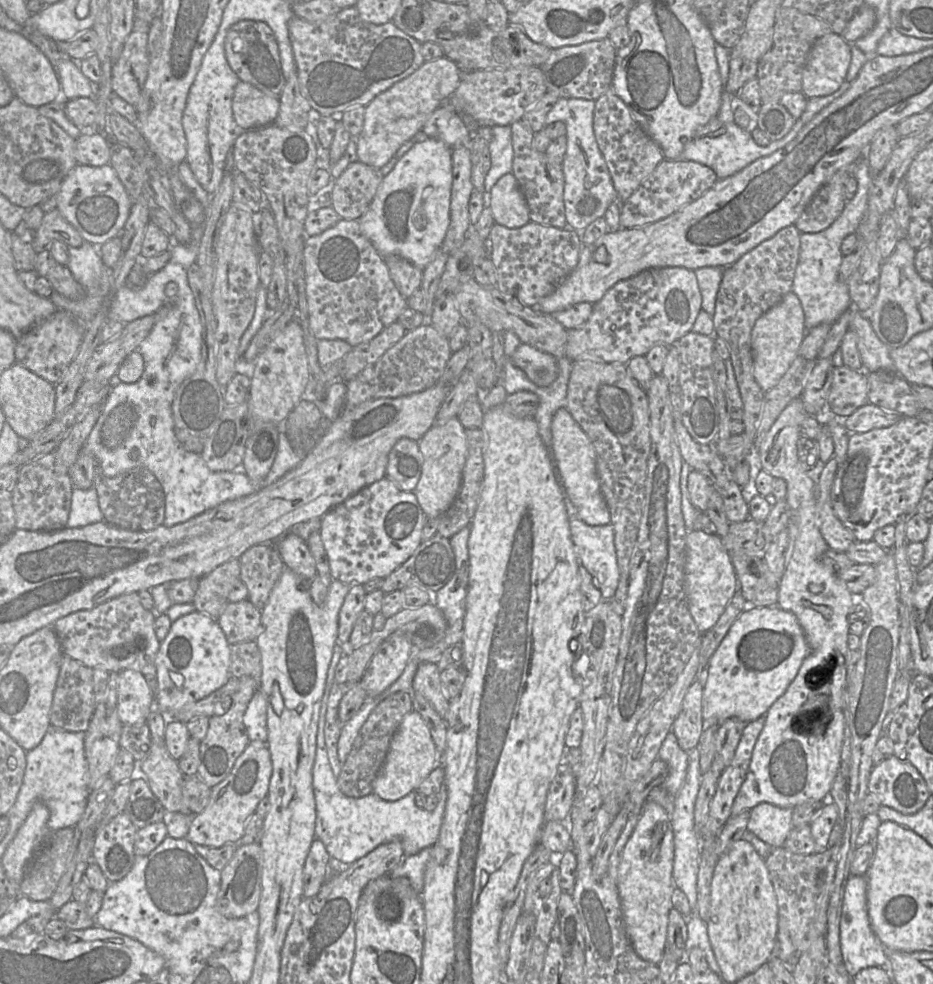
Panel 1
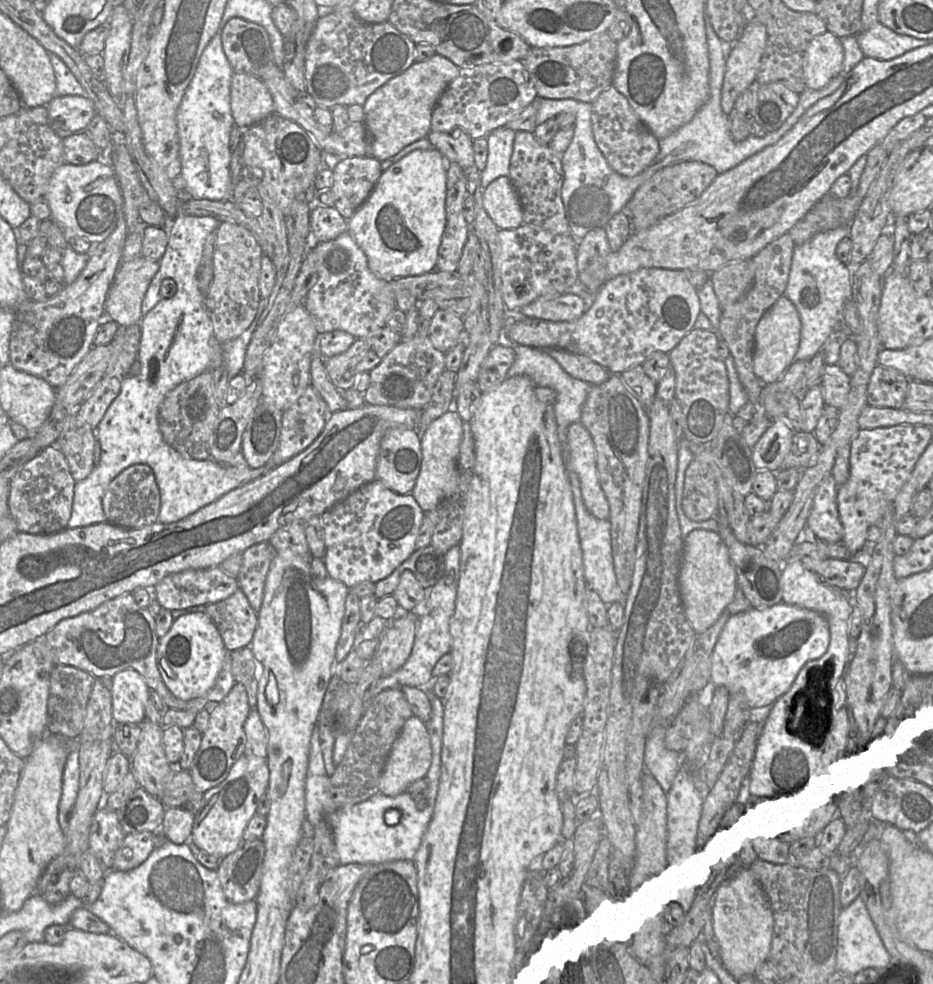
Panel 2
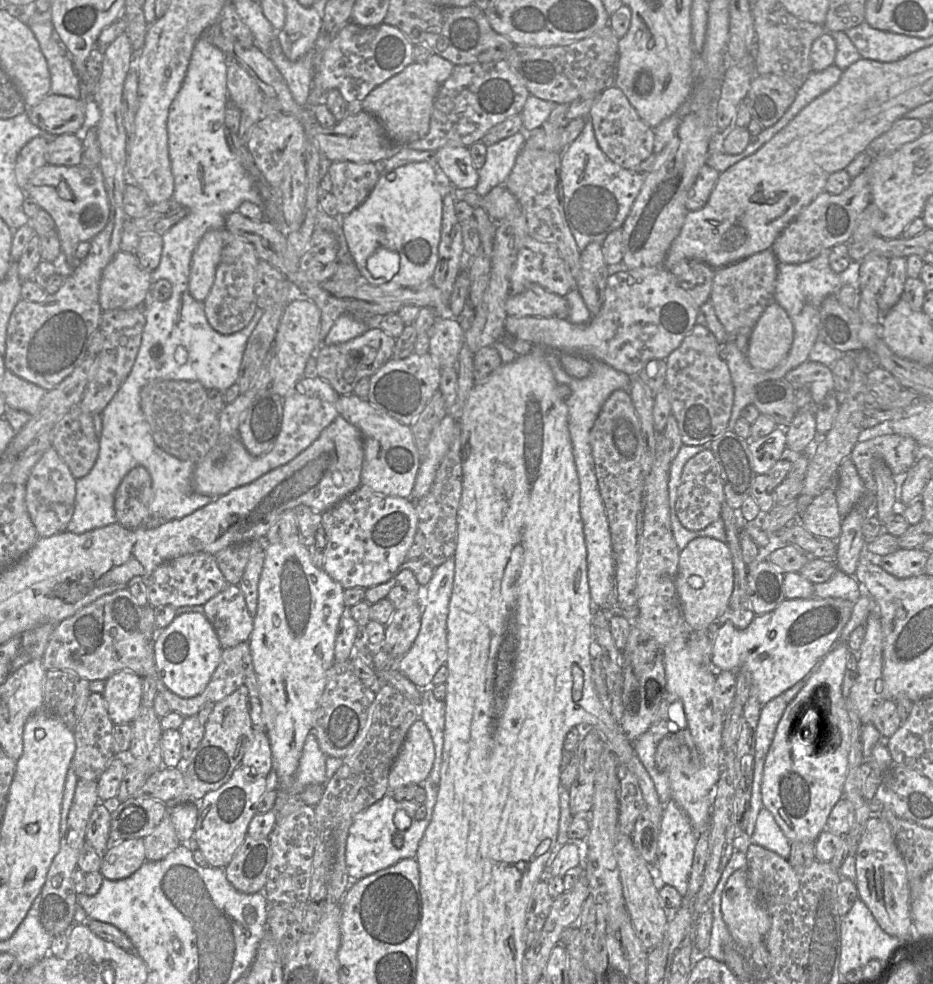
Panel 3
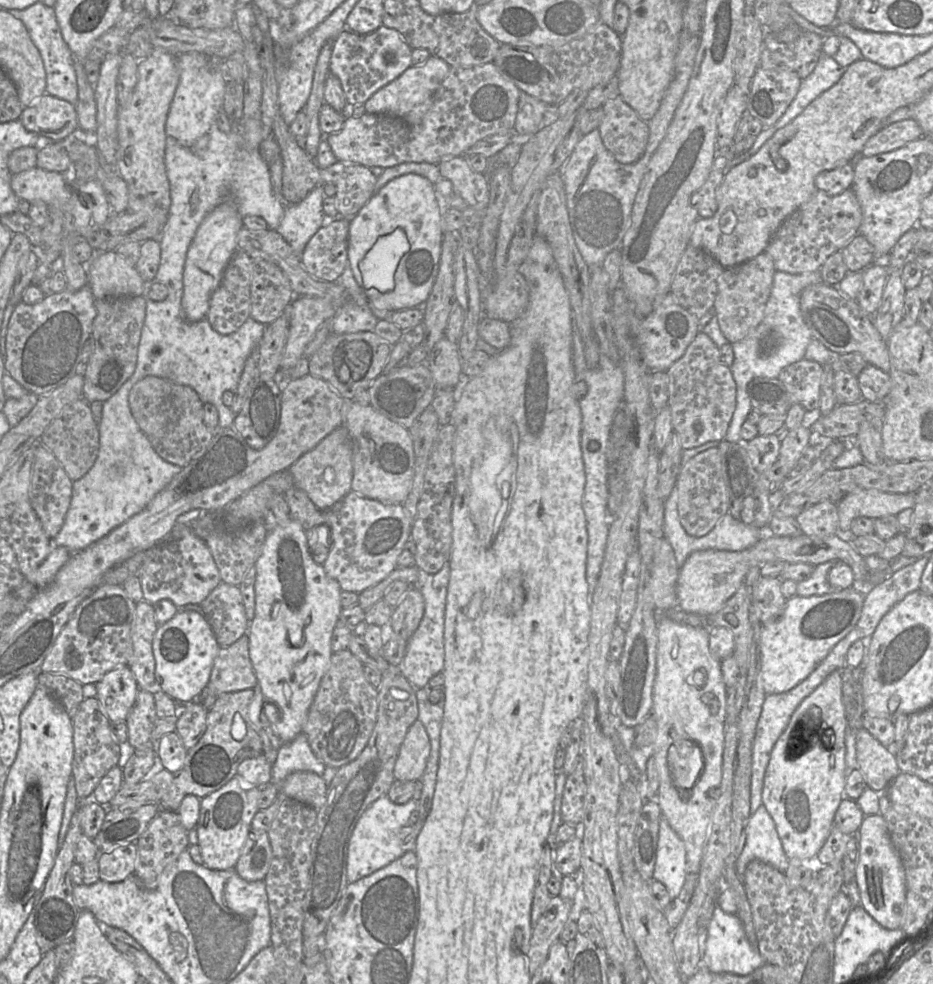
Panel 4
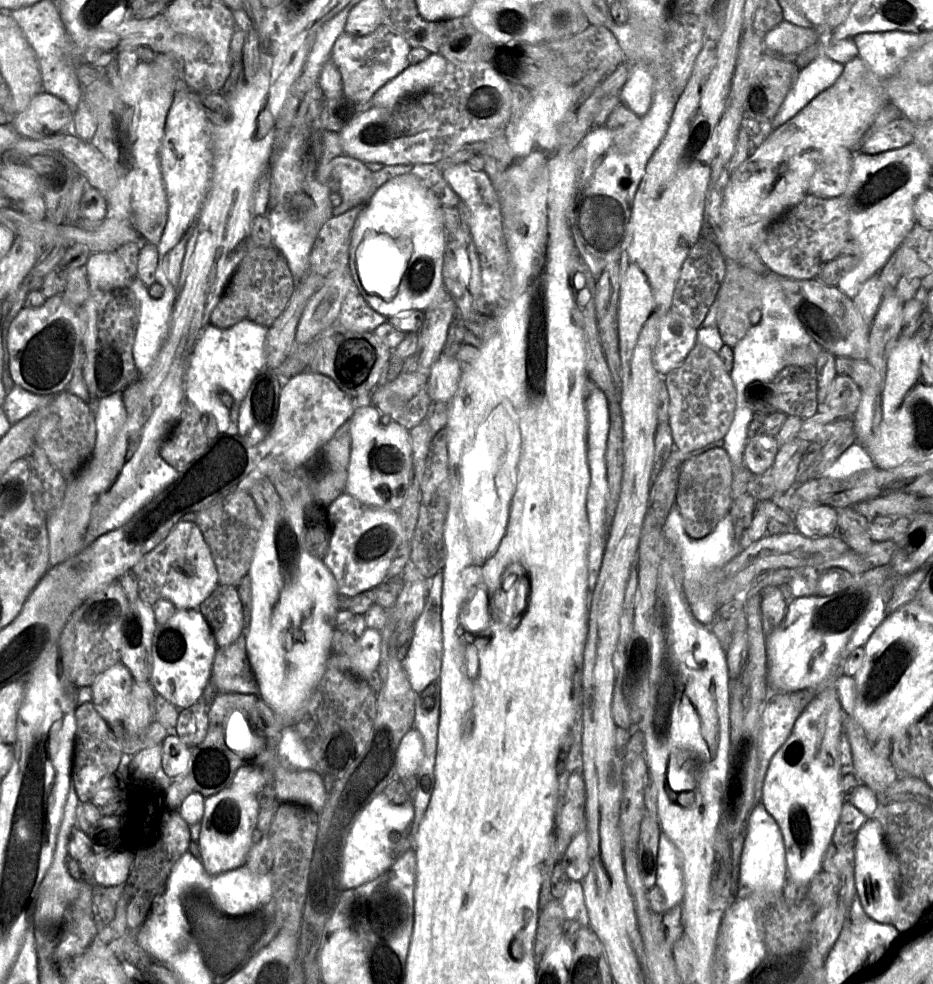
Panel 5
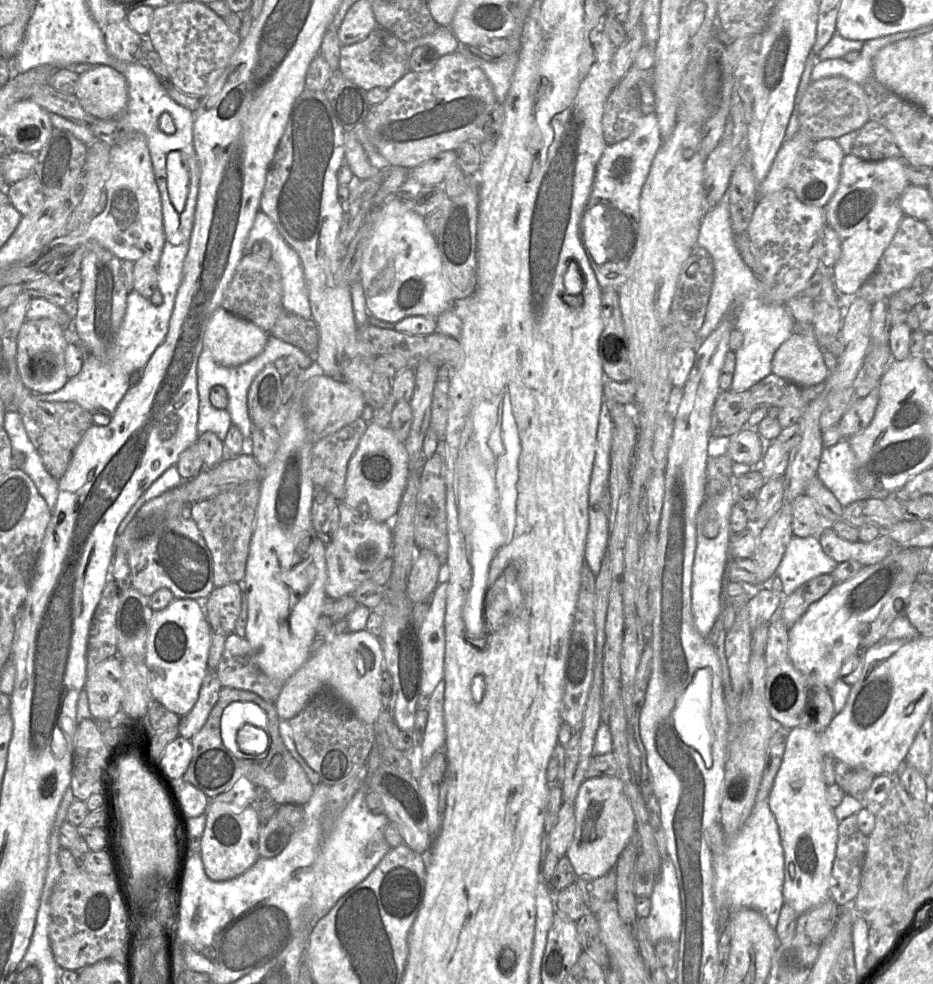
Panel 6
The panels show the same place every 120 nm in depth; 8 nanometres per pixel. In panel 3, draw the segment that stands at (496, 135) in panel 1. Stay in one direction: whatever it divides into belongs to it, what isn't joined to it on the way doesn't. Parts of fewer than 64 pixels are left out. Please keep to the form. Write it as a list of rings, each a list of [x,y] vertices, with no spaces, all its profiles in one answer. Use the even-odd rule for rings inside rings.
[[[525,130],[487,147],[486,161],[478,170],[478,183],[475,191],[484,196],[494,187],[505,185],[516,159],[526,141]]]

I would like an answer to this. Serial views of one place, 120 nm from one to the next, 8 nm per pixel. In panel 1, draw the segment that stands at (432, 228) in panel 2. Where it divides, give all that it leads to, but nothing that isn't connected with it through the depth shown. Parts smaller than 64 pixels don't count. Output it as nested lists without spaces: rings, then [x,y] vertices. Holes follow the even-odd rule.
[[[428,137],[425,141],[415,143],[396,163],[392,171],[383,177],[381,184],[379,185],[376,194],[367,209],[367,211],[358,220],[362,233],[373,244],[375,249],[381,255],[398,255],[412,264],[416,265],[420,269],[423,269],[432,261],[438,250],[441,249],[441,245],[445,238],[446,232],[450,223],[450,200],[452,189],[452,148],[449,147],[442,140],[437,138]]]

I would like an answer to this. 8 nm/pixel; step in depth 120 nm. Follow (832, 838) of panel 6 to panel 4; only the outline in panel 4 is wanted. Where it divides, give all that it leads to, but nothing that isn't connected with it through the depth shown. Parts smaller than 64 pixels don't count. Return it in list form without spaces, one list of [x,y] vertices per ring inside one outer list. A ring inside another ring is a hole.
[[[833,671],[791,716],[791,724],[778,738],[764,776],[762,802],[773,819],[788,859],[813,861],[834,827],[836,810],[845,797],[845,733],[848,725],[842,697],[842,671]]]

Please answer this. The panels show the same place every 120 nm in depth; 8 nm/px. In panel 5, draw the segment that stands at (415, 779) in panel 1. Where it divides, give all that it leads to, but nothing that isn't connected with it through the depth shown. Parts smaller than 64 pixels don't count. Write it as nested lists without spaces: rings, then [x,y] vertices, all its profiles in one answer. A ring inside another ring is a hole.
[[[413,727],[402,738],[397,754],[396,779],[416,776],[424,757],[424,744],[419,731]]]

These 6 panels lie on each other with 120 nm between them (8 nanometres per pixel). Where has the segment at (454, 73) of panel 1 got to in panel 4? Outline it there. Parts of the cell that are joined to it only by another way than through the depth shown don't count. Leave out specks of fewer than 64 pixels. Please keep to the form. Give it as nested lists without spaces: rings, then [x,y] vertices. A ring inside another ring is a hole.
[[[432,56],[421,65],[412,65],[400,76],[376,91],[365,103],[365,113],[396,116],[407,124],[419,125],[430,109],[434,94],[450,70],[443,59]]]

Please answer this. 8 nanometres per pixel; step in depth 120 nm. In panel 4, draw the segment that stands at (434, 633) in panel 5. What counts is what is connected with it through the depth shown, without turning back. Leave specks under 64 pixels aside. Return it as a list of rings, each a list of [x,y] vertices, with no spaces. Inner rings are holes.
[[[444,564],[443,567],[433,575],[430,587],[422,587],[420,590],[425,601],[424,614],[419,626],[408,640],[405,656],[398,666],[410,684],[416,689],[427,687],[429,680],[443,671],[444,668],[444,621],[449,577],[449,565]]]

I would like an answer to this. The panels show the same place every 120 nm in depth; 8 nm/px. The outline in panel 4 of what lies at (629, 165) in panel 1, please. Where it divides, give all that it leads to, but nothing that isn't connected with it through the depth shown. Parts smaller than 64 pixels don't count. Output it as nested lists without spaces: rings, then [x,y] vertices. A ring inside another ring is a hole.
[[[618,94],[602,105],[603,119],[598,127],[606,149],[622,164],[632,164],[644,154],[648,139],[649,126],[637,112]]]

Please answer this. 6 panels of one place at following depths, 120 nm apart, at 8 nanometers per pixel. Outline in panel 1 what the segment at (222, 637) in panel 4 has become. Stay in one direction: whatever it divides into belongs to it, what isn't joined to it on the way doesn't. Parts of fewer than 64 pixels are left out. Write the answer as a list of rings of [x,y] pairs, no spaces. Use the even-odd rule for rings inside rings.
[[[248,599],[229,602],[217,622],[230,645],[255,641],[261,628],[261,610]]]

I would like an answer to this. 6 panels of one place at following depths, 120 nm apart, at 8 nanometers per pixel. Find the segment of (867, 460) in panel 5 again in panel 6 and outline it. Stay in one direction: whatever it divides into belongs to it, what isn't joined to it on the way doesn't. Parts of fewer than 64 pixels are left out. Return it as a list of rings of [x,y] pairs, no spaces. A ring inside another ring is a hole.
[[[848,440],[823,449],[817,477],[843,507],[867,498],[857,478],[856,456]]]

